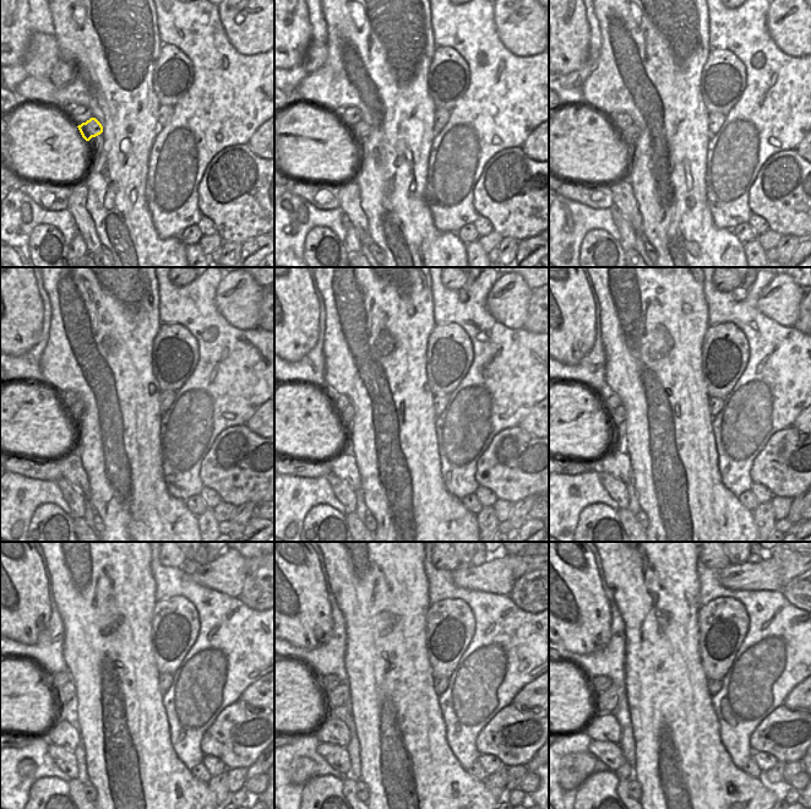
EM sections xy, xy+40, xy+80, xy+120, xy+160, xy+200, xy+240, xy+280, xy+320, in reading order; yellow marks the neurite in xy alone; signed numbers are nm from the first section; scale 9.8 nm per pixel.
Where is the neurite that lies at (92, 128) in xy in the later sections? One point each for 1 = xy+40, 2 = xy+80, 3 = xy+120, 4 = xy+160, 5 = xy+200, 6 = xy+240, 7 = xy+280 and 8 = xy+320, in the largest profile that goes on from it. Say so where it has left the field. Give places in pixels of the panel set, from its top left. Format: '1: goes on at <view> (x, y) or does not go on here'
1: goes on at xy+40 (360, 130)
2: goes on at xy+80 (631, 132)
3: goes on at xy+120 (75, 412)
4: goes on at xy+160 (346, 416)
5: goes on at xy+200 (618, 416)
6: goes on at xy+240 (60, 698)
7: goes on at xy+280 (338, 696)
8: goes on at xy+320 (604, 704)

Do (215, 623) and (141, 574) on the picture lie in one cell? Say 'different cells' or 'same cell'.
different cells

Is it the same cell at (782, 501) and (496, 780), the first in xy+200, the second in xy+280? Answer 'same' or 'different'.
different

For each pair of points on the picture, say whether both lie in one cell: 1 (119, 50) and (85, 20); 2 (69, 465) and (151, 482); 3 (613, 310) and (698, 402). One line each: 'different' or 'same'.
1: same
2: different
3: same

